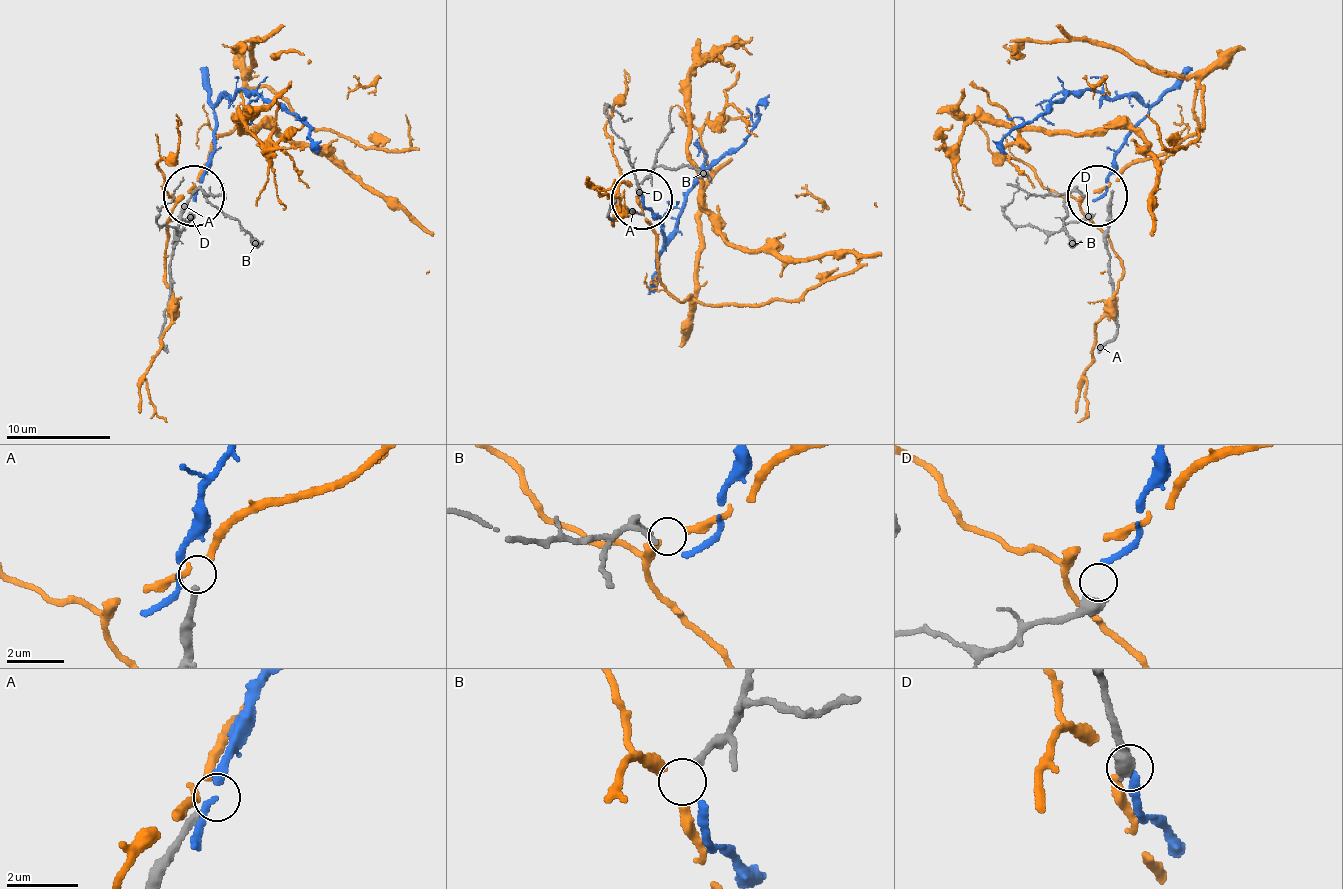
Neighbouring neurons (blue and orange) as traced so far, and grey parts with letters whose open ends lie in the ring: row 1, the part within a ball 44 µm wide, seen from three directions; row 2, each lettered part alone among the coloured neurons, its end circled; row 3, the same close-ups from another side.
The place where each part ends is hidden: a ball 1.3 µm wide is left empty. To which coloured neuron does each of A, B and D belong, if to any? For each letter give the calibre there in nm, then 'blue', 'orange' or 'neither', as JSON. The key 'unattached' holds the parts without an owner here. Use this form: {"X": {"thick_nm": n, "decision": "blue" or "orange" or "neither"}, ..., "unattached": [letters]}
{"A": {"thick_nm": 180, "decision": "neither"}, "B": {"thick_nm": 190, "decision": "orange"}, "D": {"thick_nm": 440, "decision": "blue"}, "unattached": ["A"]}

